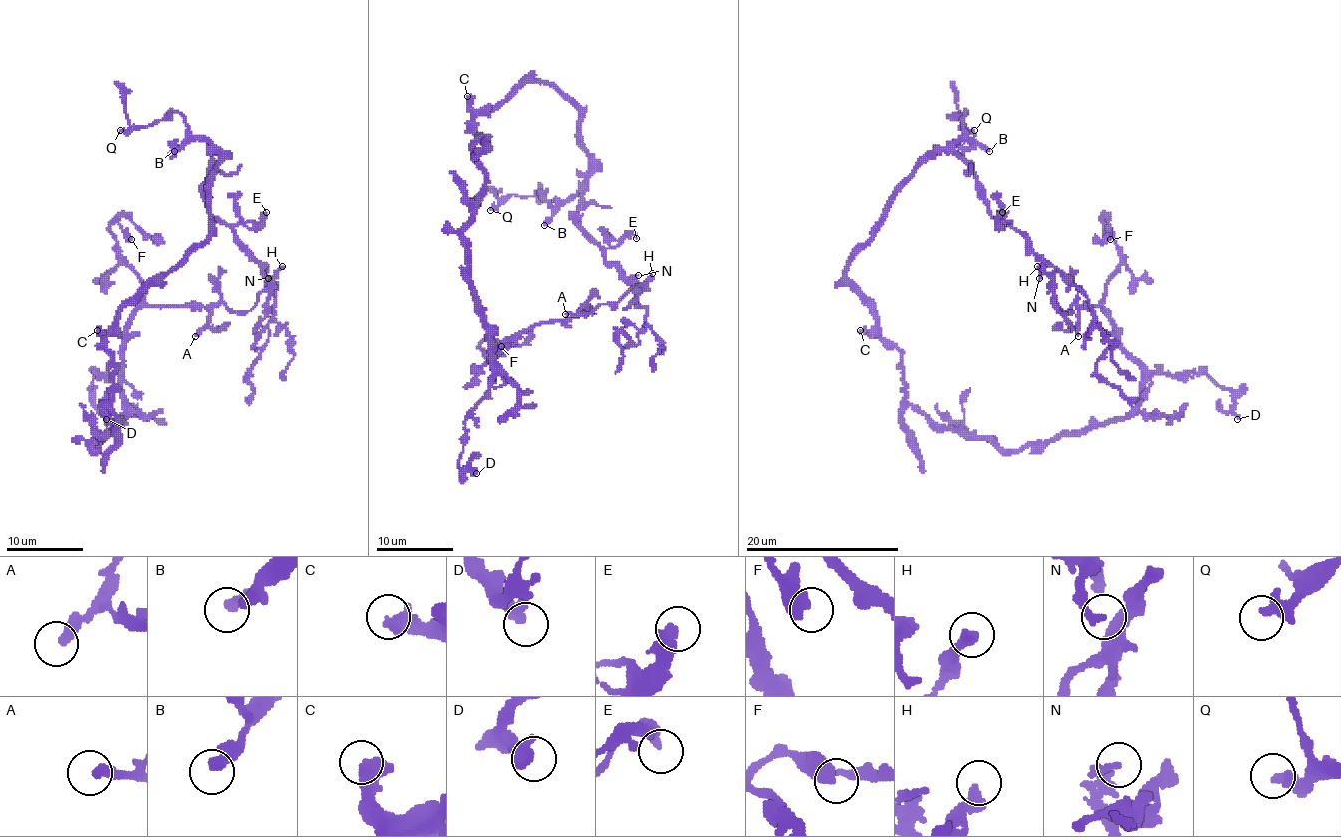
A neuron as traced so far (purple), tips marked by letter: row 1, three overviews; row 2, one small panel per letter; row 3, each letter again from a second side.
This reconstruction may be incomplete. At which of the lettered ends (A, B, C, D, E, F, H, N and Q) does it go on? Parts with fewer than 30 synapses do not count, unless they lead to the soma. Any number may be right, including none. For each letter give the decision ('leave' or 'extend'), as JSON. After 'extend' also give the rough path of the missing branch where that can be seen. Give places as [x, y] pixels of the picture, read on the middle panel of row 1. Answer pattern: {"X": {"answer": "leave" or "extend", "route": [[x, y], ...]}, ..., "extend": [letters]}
{"A": {"answer": "leave"}, "B": {"answer": "extend", "route": [[544, 225], [538, 223], [527, 237], [525, 250], [517, 260], [513, 254], [536, 267], [552, 265]]}, "C": {"answer": "leave"}, "D": {"answer": "leave"}, "E": {"answer": "leave"}, "F": {"answer": "leave"}, "H": {"answer": "leave"}, "N": {"answer": "leave"}, "Q": {"answer": "leave"}, "extend": ["B"]}

